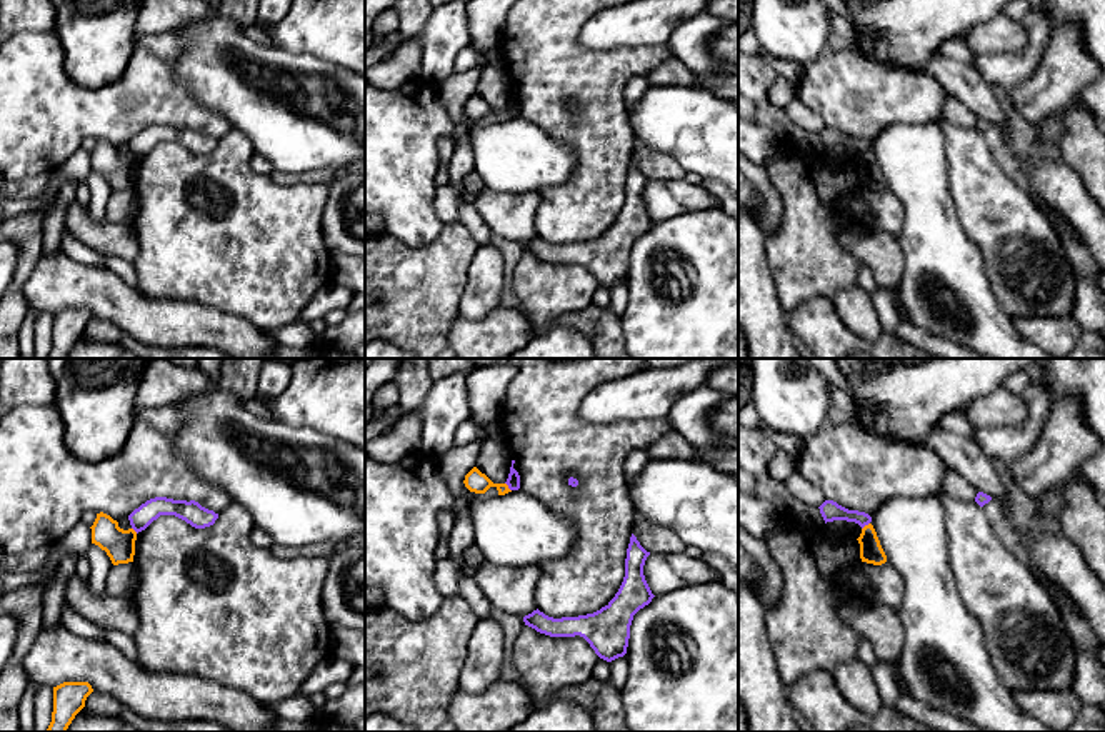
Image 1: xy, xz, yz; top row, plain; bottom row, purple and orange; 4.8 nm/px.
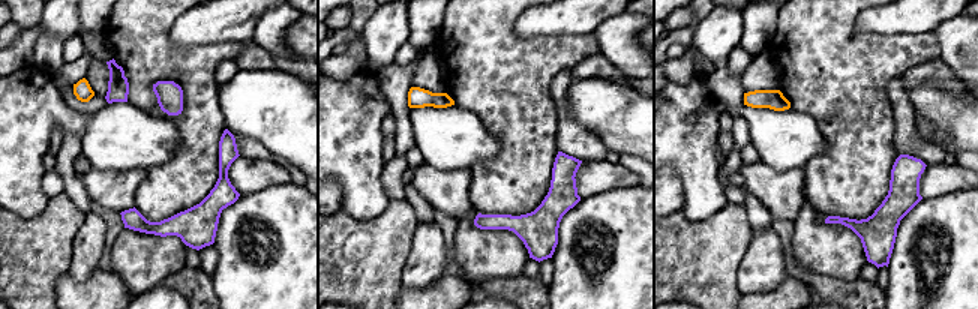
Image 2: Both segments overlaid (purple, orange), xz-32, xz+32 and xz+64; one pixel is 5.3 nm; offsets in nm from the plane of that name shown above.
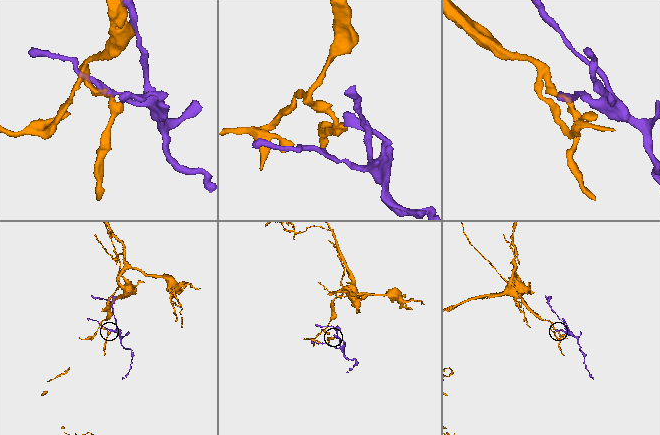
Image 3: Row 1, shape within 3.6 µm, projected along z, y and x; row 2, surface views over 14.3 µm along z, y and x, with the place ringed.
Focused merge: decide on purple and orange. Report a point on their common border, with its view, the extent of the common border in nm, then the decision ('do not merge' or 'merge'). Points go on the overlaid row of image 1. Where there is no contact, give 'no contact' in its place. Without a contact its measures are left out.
xz (509, 487) | 50 nm | do not merge

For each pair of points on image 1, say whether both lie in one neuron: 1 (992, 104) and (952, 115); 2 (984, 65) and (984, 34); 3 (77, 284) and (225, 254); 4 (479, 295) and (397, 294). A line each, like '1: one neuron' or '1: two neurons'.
1: two neurons
2: two neurons
3: two neurons
4: two neurons

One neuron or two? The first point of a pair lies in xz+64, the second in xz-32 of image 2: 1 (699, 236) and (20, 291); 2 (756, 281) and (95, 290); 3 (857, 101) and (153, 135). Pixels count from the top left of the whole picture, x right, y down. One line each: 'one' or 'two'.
1: one
2: two
3: two

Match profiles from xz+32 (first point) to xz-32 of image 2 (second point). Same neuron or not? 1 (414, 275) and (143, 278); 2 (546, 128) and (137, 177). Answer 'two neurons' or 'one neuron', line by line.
1: two neurons
2: two neurons

